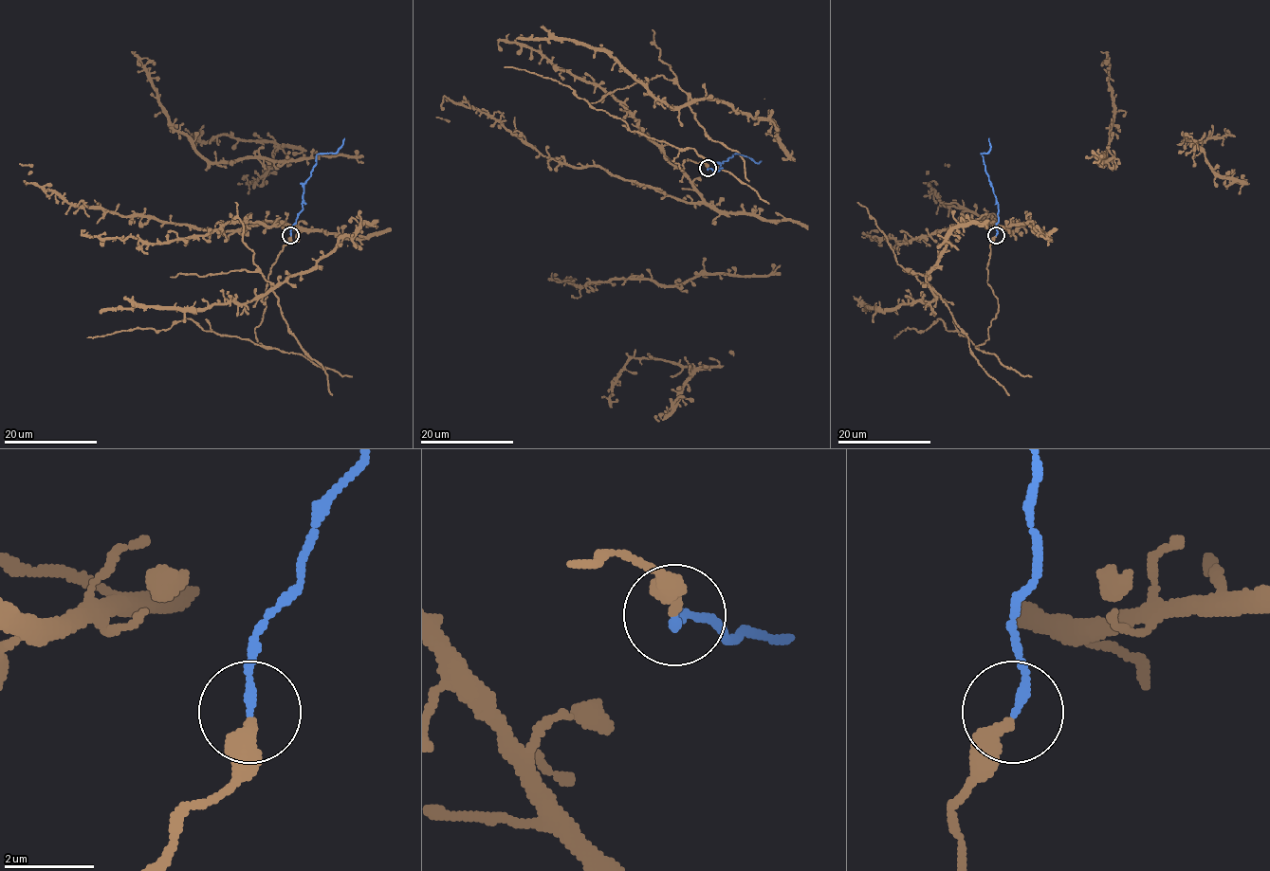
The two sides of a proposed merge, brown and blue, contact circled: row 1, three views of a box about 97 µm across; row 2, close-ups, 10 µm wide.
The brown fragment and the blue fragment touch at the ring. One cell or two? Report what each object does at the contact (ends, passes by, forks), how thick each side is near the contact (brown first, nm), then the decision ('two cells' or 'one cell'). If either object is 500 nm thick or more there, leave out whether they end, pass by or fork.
brown ends | blue ends | 360/190 nm | one cell

